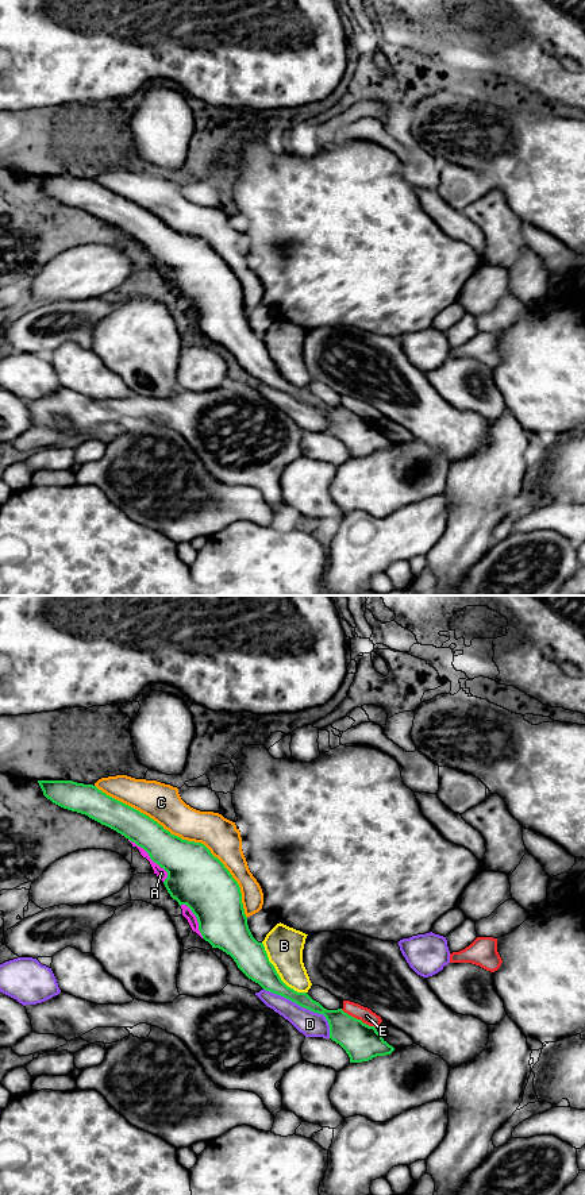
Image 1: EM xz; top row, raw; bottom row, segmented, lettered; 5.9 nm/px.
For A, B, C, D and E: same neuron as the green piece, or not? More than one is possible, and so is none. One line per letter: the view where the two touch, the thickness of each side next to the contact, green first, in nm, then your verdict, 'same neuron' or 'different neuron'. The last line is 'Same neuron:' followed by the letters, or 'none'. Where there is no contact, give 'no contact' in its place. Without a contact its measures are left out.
A: meets green in xz; 300 nm thick on the green side, 60 nm on the other; different neuron
B: meets green in xz; 190 nm thick on the green side, 220 nm on the other; different neuron
C: meets green in xz; 340 nm thick on the green side, 220 nm on the other; different neuron
D: meets green in xz; 150 nm thick on the green side, 150 nm on the other; different neuron
E: meets green in xz; 220 nm thick on the green side, 90 nm on the other; different neuron
Same neuron: none

